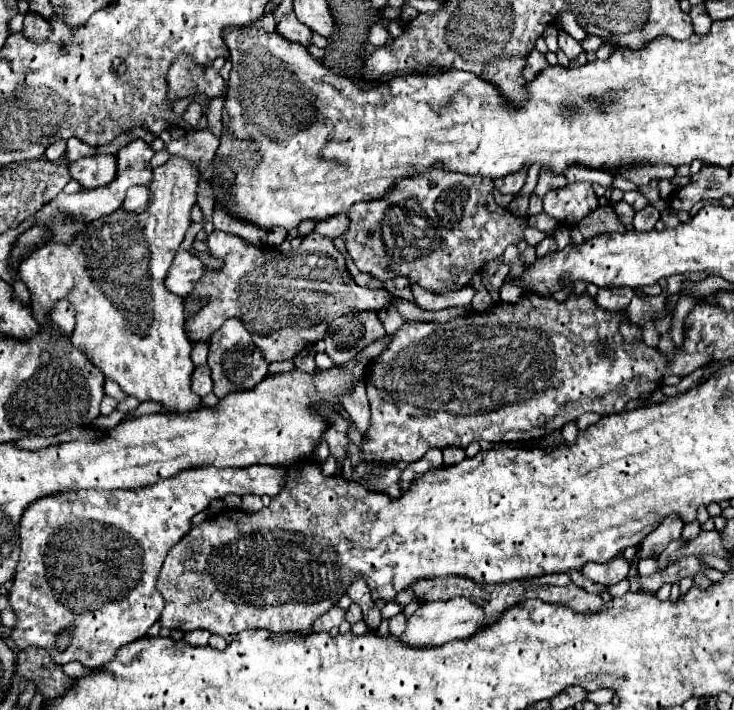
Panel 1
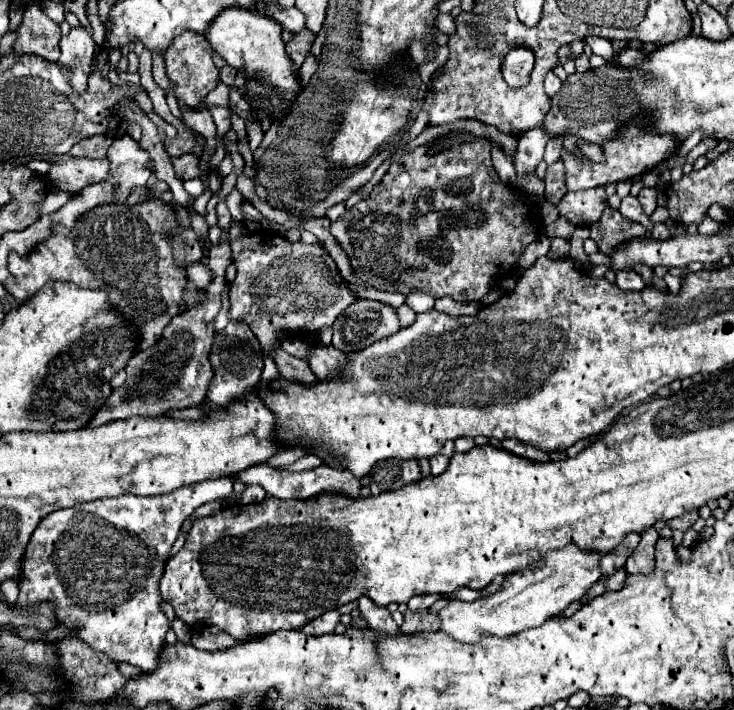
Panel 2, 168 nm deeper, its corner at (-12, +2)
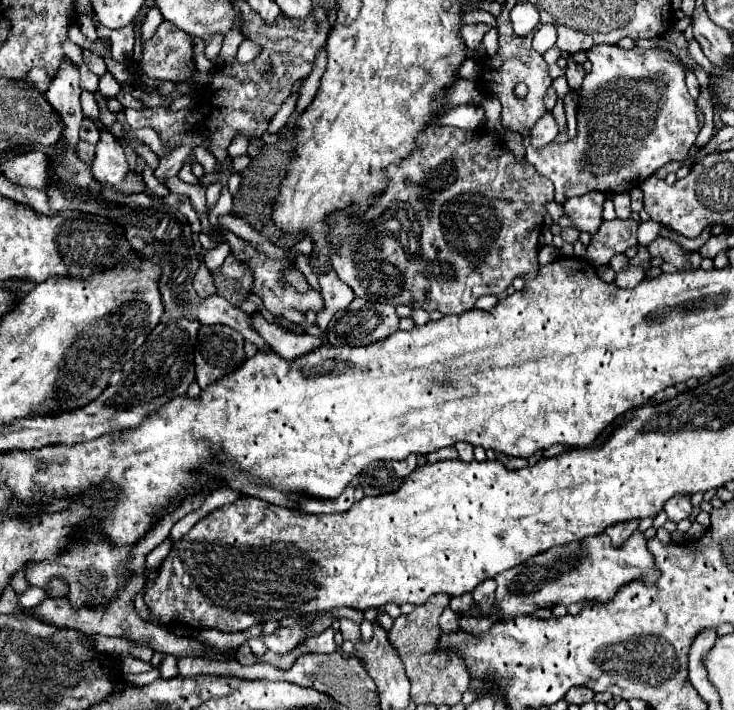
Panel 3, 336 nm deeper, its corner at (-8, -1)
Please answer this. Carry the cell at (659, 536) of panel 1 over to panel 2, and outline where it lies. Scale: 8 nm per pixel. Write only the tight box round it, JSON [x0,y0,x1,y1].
[668,510,698,532]

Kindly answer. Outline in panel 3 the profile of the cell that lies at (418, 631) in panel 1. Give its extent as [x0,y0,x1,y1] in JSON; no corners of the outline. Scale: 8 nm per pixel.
[496,531,660,619]

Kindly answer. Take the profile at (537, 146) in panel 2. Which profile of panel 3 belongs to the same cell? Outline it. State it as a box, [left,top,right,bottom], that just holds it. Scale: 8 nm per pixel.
[530,113,558,149]

